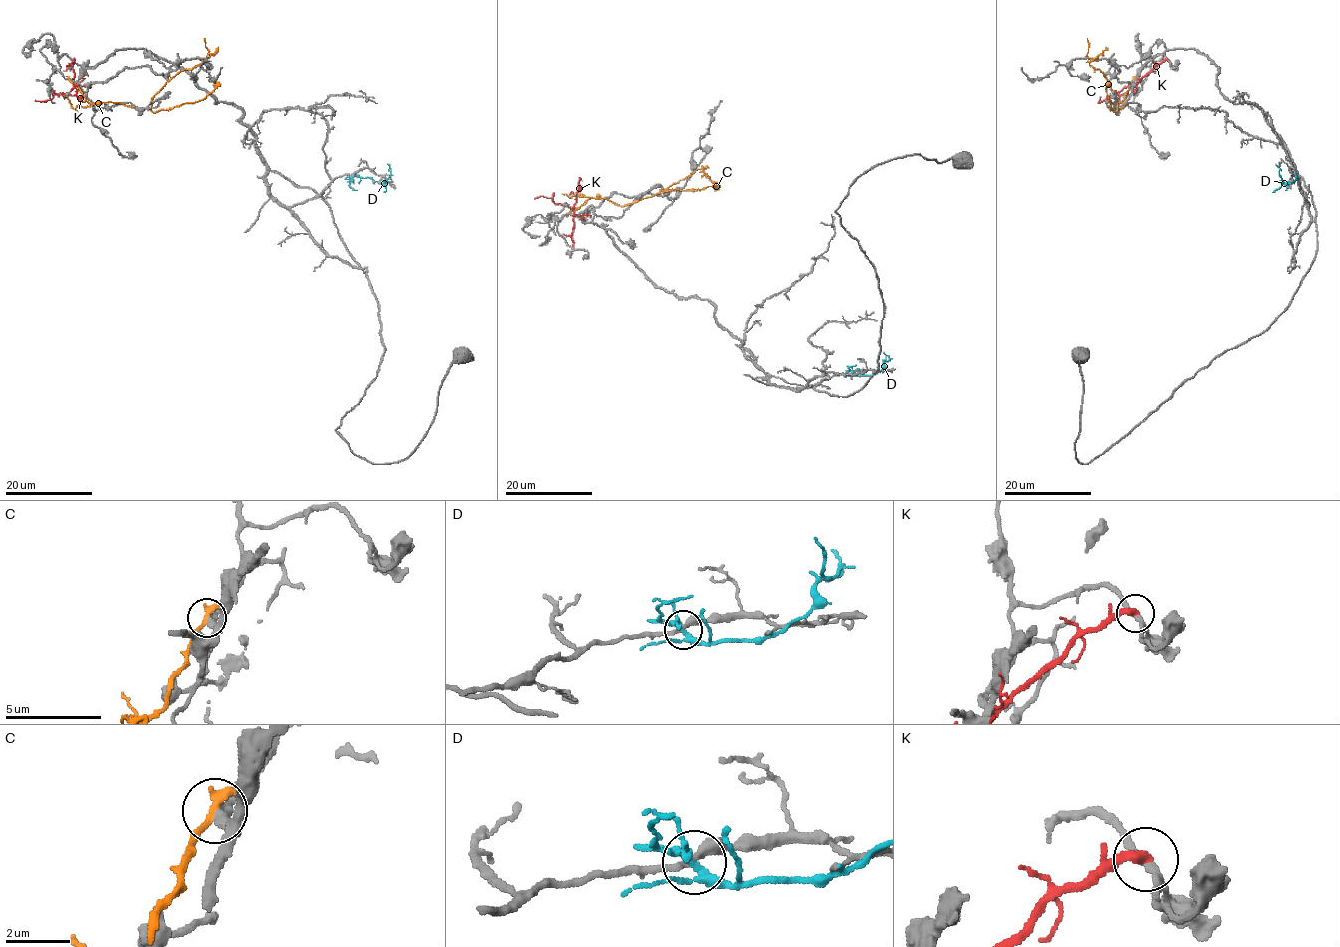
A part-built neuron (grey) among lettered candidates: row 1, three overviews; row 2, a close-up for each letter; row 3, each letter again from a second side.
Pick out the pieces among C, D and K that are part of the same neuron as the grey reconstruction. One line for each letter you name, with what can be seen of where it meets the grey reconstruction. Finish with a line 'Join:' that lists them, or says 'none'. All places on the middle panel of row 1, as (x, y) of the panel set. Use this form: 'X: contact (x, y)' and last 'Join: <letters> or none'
Join: none

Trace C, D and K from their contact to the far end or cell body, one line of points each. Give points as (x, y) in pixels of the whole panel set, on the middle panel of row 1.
C: (569, 213), (589, 199), (606, 198), (622, 205), (650, 197), (699, 169), (708, 168), (704, 166)
D: (854, 372), (858, 375), (875, 373), (890, 359), (886, 355)
K: (572, 248), (573, 211), (556, 204), (551, 198), (540, 196), (534, 199)

